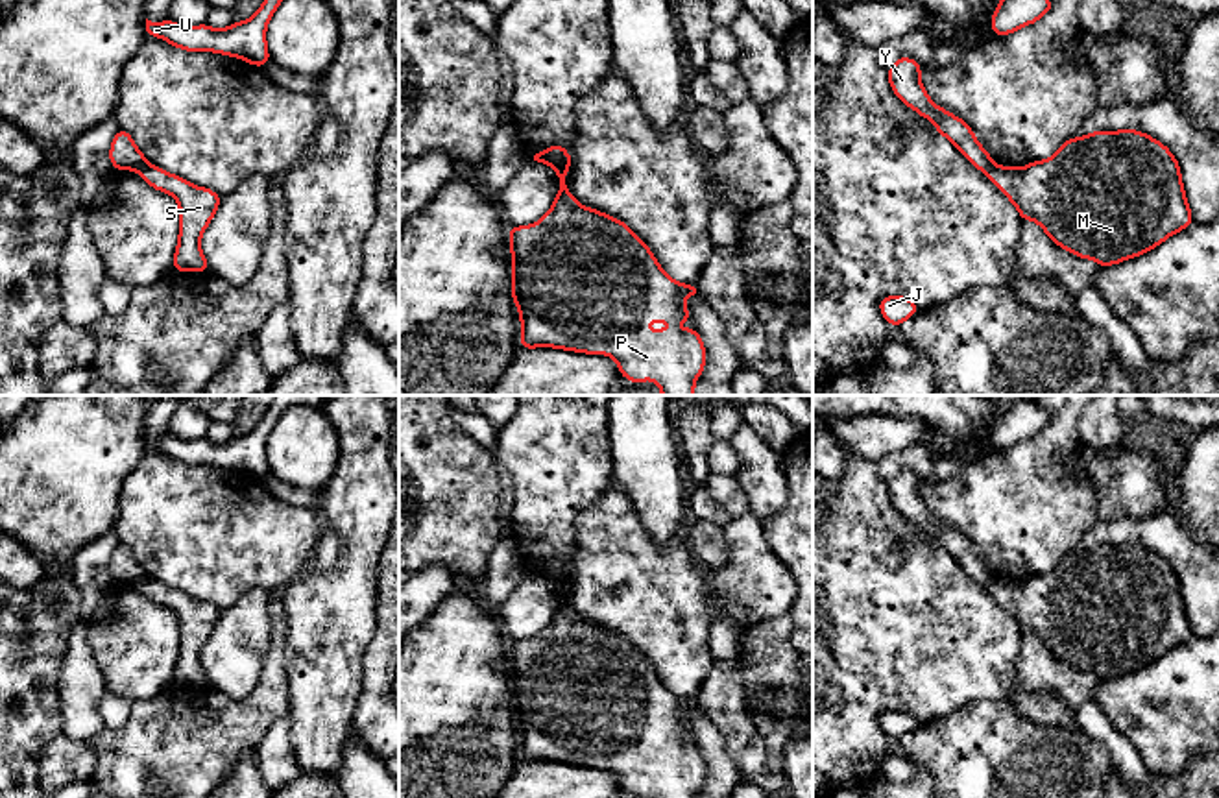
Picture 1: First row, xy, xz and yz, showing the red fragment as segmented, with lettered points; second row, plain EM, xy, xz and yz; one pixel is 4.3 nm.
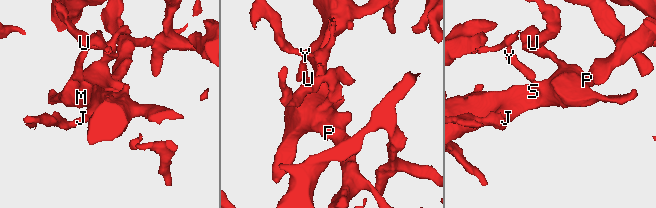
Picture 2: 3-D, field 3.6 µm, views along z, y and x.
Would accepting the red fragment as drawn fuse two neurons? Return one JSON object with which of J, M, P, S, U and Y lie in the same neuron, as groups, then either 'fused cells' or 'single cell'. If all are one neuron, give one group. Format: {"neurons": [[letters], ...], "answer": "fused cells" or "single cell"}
{"neurons": [["J", "M", "P", "S", "U"], ["Y"]], "answer": "fused cells"}

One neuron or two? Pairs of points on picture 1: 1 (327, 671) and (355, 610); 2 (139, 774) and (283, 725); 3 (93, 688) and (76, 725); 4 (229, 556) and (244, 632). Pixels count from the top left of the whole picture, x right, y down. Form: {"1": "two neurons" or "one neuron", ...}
{"1": "one neuron", "2": "two neurons", "3": "one neuron", "4": "two neurons"}

